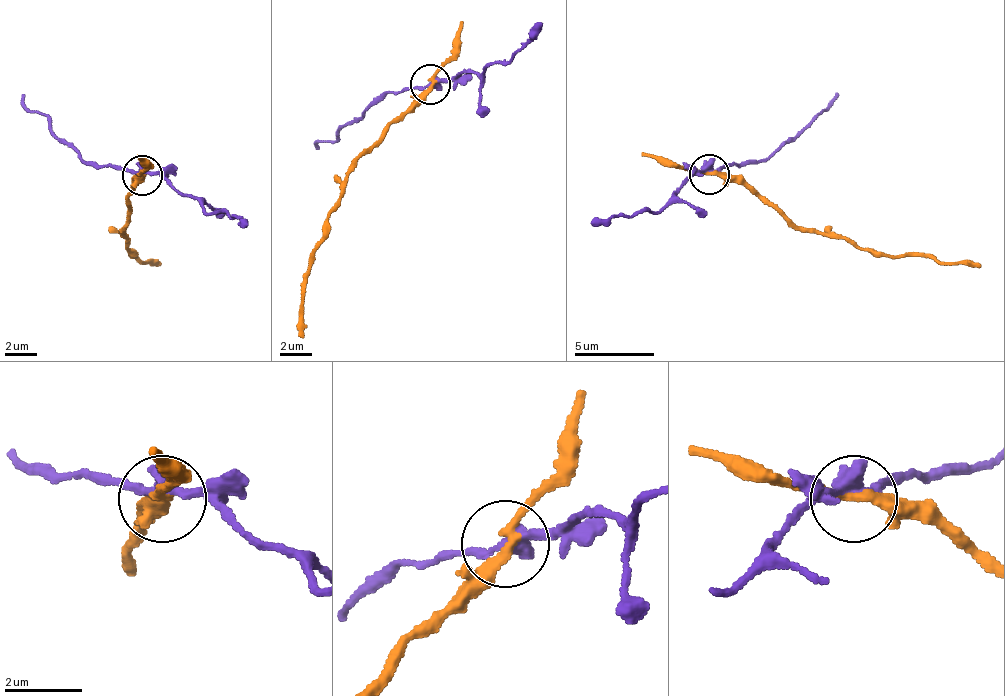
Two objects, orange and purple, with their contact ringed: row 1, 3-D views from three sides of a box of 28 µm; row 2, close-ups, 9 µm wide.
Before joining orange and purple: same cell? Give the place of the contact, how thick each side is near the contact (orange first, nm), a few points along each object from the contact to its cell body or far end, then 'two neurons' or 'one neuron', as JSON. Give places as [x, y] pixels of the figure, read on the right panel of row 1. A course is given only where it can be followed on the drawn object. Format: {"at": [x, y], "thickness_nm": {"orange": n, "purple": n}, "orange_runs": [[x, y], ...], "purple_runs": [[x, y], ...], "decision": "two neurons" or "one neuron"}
{"at": [709, 174], "thickness_nm": {"orange": 260, "purple": 360}, "orange_runs": [[709, 175], [727, 175], [819, 235], [850, 239], [861, 247], [978, 267]], "purple_runs": [[709, 171], [740, 162], [758, 162], [791, 138], [839, 94]], "decision": "two neurons"}

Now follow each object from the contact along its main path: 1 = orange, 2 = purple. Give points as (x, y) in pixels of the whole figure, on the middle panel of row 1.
1: (429, 83), (422, 99), (345, 176), (340, 208), (329, 216), (308, 272), (303, 336)
2: (431, 83), (383, 91), (369, 103), (361, 119), (346, 122), (335, 142), (318, 142), (318, 150)

